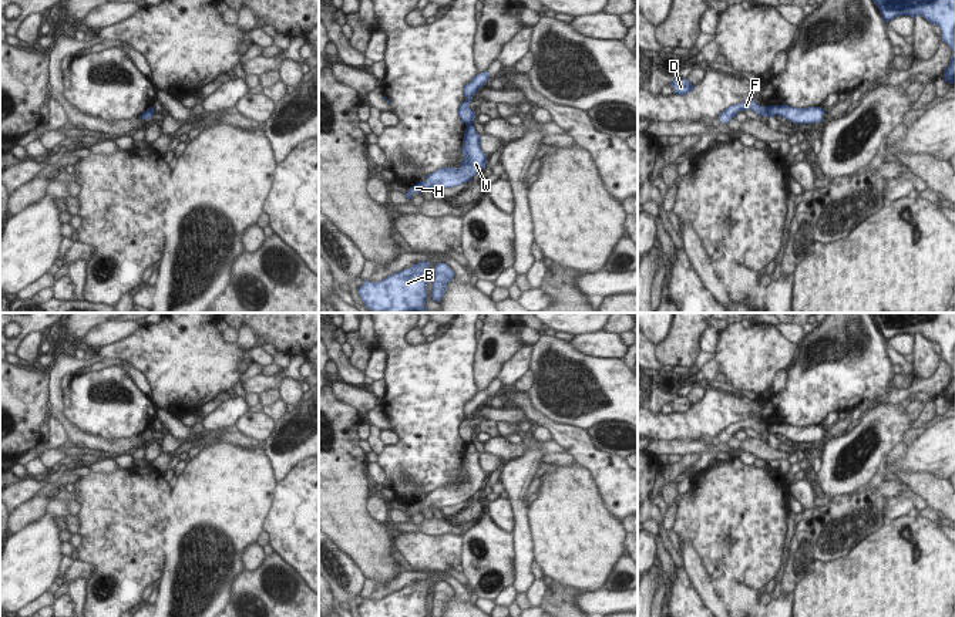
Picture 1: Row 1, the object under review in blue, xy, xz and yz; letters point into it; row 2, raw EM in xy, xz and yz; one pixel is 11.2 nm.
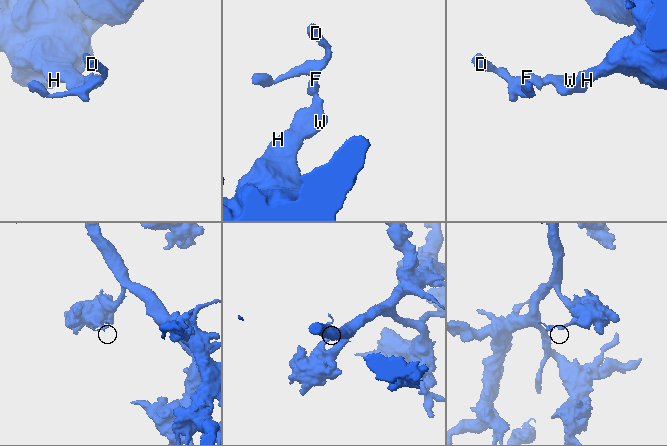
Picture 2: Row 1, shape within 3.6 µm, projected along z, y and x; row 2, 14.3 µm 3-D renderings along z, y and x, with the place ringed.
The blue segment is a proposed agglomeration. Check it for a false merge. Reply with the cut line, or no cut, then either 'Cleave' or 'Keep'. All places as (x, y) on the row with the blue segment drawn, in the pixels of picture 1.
Split along yz (766, 107), (770, 115). Cleave.

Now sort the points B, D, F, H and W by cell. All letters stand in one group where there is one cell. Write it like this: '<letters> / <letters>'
B H W / D F

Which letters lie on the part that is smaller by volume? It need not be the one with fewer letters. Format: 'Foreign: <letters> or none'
Foreign: D, F

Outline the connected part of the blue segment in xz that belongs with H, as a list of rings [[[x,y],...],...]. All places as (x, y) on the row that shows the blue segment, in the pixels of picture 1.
[[[473,124],[465,128],[461,152],[463,161],[457,169],[445,166],[428,173],[424,181],[408,188],[404,196],[411,199],[411,195],[420,193],[421,188],[428,188],[431,192],[436,189],[441,193],[443,188],[460,186],[485,168],[487,156],[480,148],[480,135]]]

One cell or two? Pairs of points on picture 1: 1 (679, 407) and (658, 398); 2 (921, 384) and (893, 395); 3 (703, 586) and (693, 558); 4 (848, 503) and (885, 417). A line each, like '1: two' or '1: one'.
1: one
2: one
3: one
4: two

